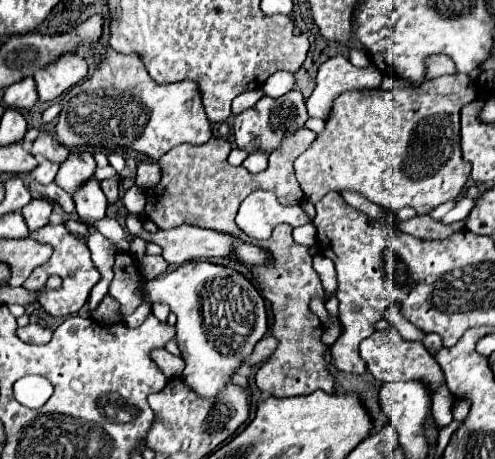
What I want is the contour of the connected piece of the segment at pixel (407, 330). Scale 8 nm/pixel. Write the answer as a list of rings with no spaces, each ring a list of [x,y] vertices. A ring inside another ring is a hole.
[[[391,306],[391,310],[387,310],[385,318],[399,330],[399,334],[401,334],[405,340],[411,340],[411,342],[417,342],[417,340],[419,340],[419,342],[423,342],[425,332],[417,330],[411,322],[407,322],[407,320],[399,314],[399,308],[397,308],[397,306]]]

